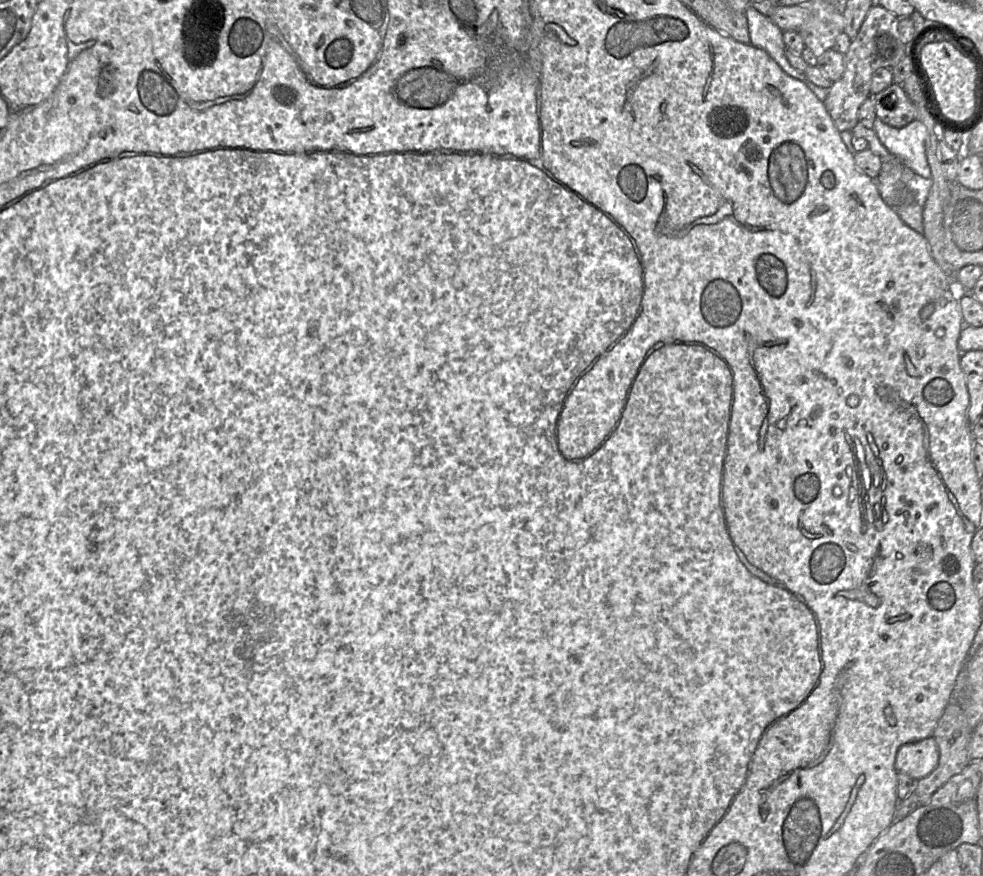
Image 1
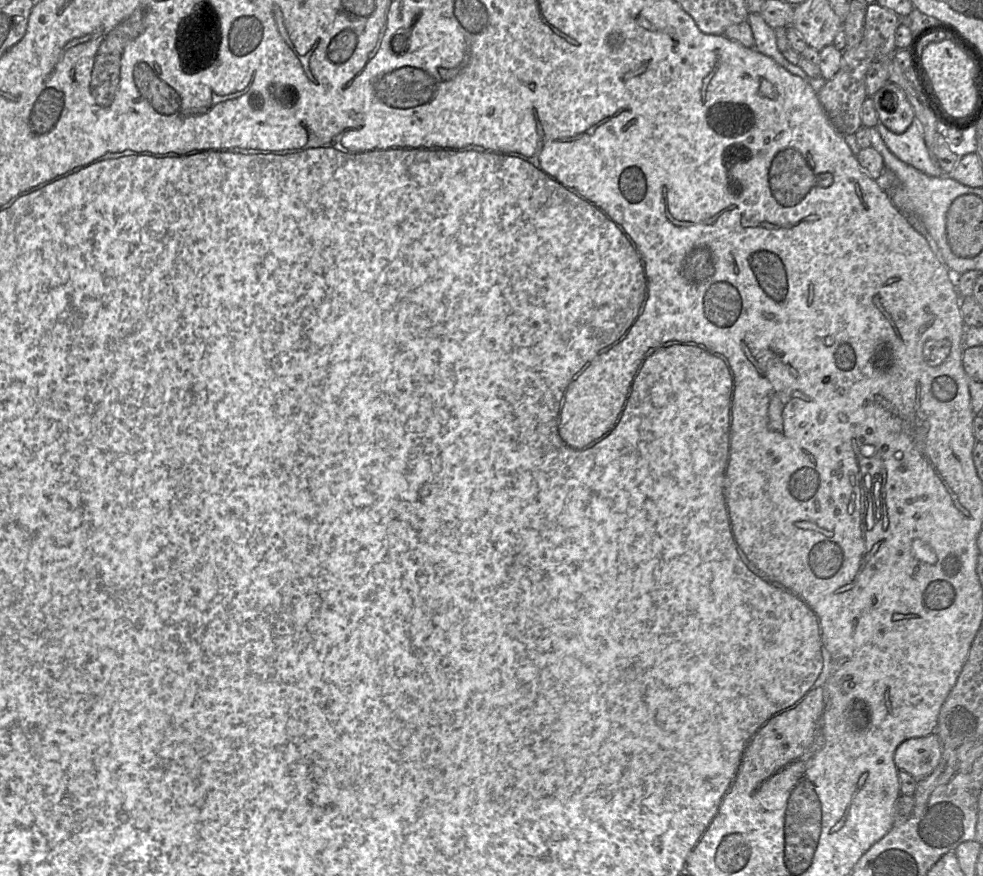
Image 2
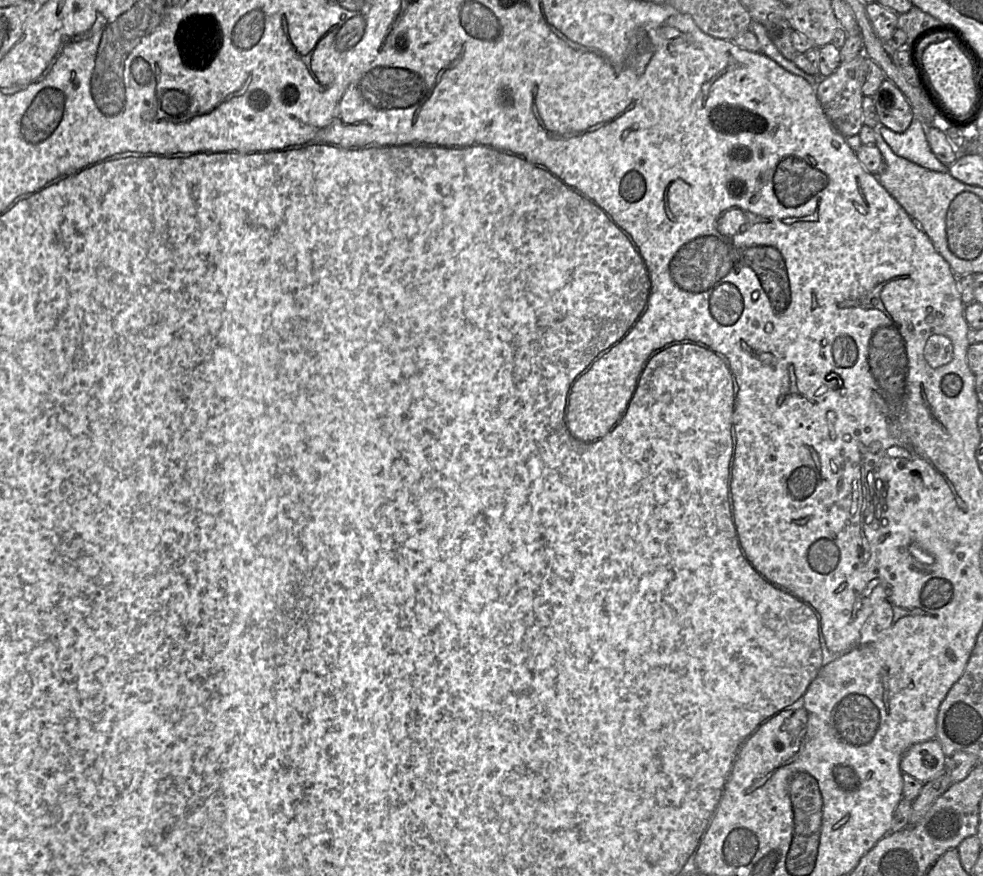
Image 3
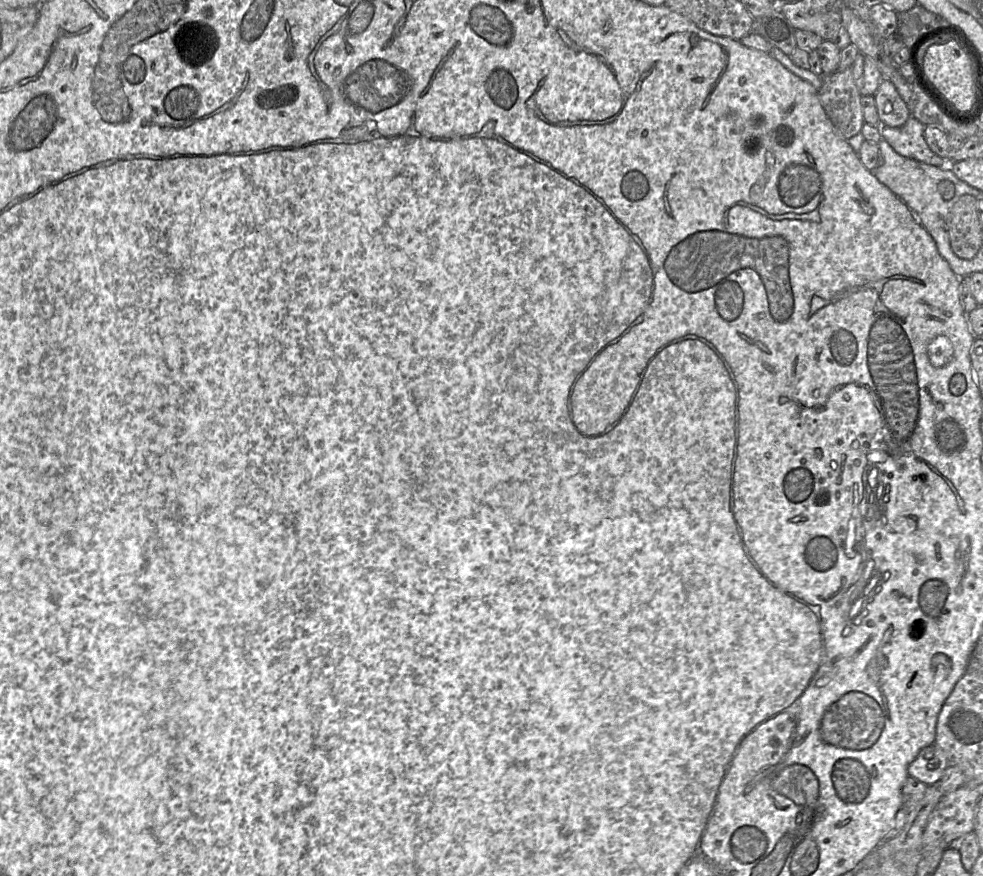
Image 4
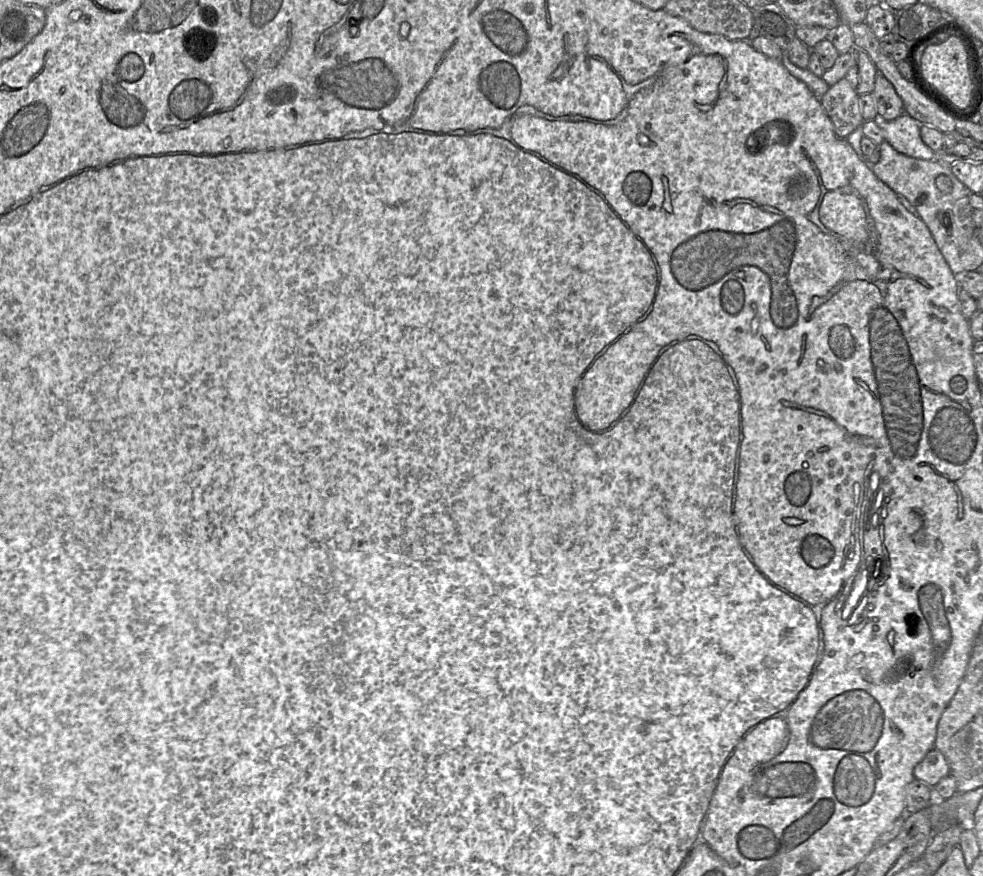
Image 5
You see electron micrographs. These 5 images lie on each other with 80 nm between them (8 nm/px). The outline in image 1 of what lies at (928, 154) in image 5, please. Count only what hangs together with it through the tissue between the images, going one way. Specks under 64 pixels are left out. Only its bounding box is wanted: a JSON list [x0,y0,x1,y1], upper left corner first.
[874,117,931,181]

